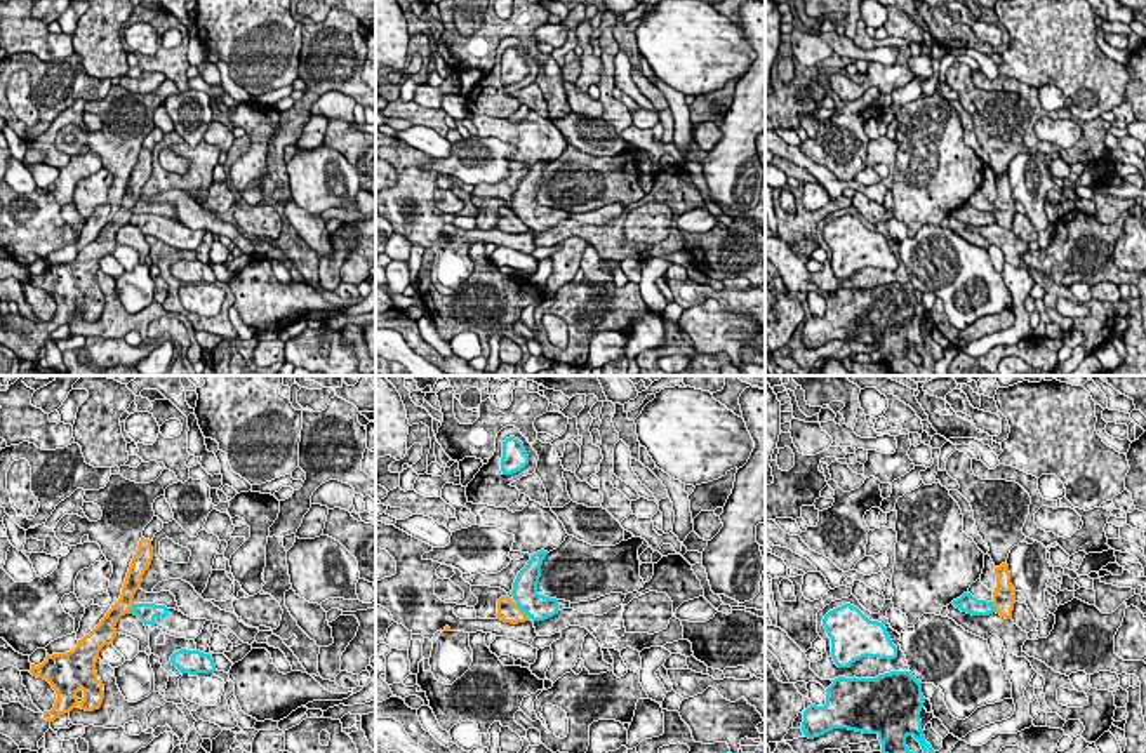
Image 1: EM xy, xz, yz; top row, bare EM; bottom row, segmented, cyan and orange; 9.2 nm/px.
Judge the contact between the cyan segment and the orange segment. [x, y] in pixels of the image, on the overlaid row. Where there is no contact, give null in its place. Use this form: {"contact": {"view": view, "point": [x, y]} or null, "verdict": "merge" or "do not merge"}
{"contact": {"view": "xz", "point": [522, 609]}, "verdict": "do not merge"}

